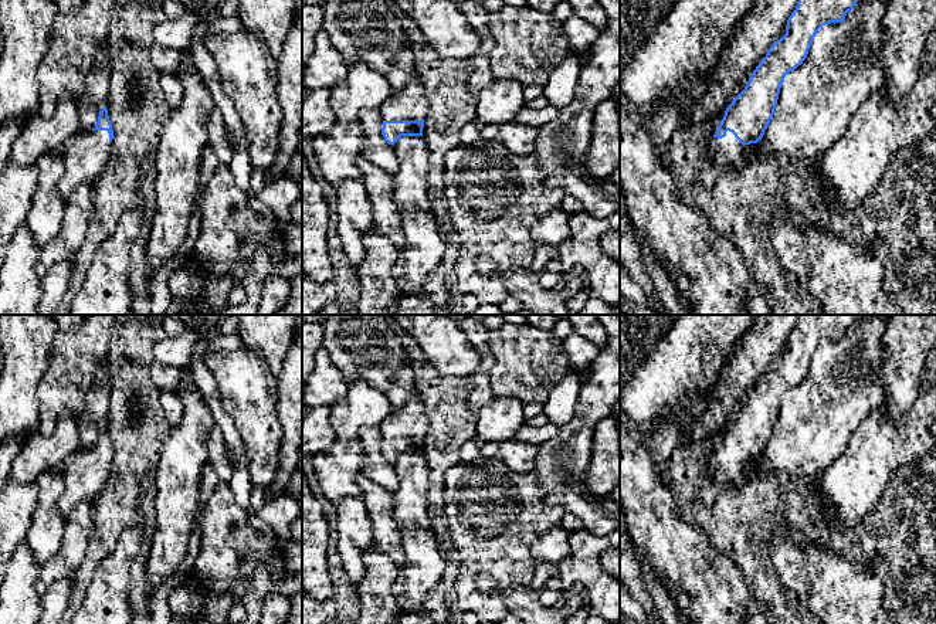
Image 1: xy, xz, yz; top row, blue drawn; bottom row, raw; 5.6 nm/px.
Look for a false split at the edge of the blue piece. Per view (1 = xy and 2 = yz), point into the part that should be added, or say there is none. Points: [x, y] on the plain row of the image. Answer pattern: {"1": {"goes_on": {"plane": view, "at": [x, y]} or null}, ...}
{"1": {"goes_on": {"plane": "xy", "at": [85, 472]}}, "2": {"goes_on": {"plane": "yz", "at": [726, 468]}}}

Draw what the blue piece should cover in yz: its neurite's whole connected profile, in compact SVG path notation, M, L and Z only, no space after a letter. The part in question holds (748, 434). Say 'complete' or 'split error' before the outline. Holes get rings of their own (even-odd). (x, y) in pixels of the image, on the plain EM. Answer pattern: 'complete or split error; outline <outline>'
split error; outline M800 315L796 328L787 338L786 352L777 357L767 369L766 374L753 389L745 407L726 425L723 437L711 459L712 475L703 479L699 502L711 506L716 498L735 481L745 462L762 458L774 427L784 394L803 381L817 349L831 340L844 339L848 329L857 322L859 315Z

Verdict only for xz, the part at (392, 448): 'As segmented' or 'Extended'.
Extended

